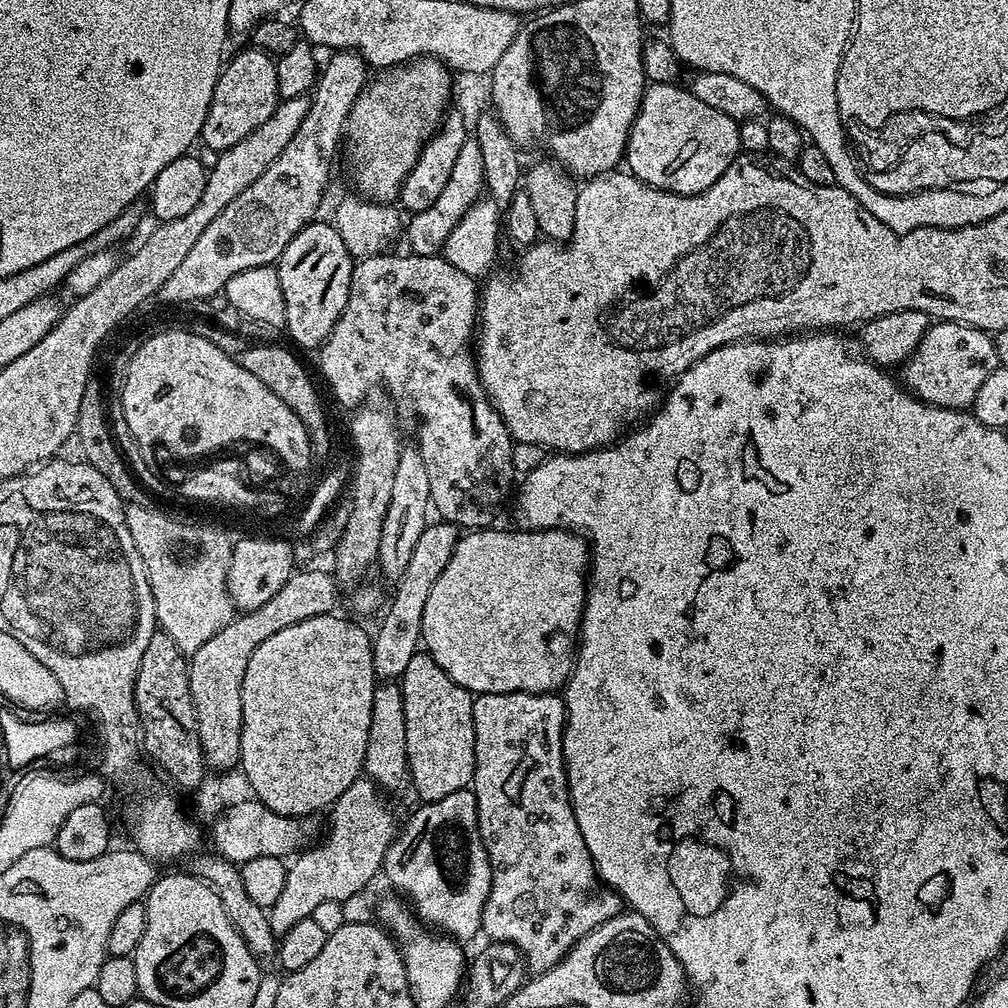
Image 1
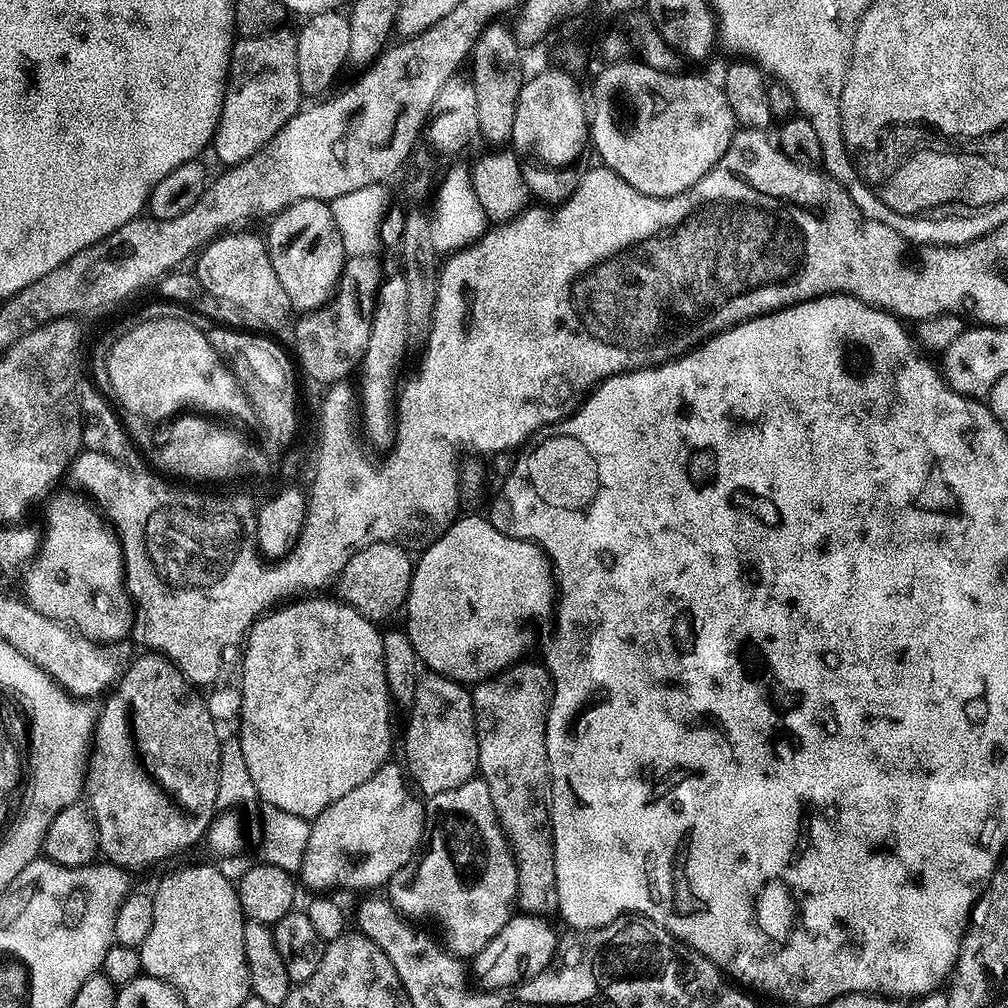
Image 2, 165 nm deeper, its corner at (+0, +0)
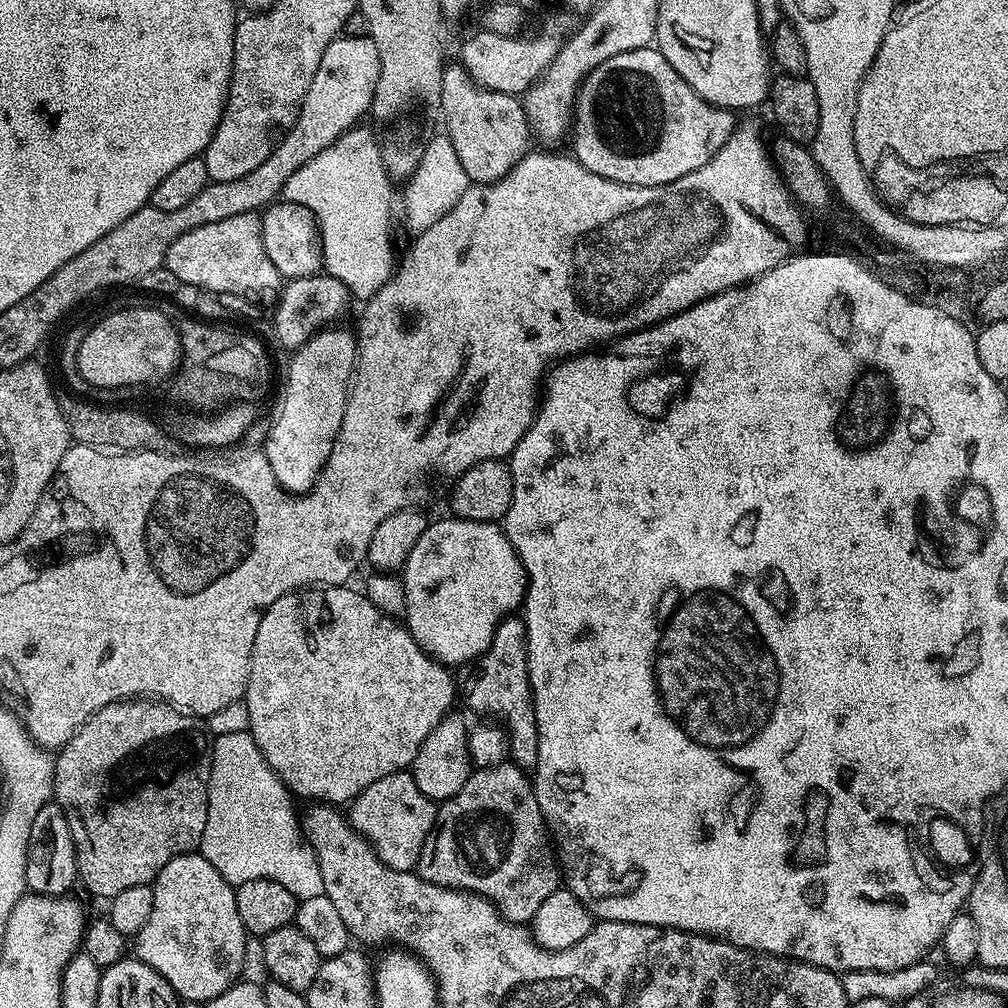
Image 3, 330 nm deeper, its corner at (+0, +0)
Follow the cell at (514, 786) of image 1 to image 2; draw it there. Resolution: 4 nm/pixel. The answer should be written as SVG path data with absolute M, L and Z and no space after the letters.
M529 658L521 659L509 668L503 668L497 676L481 680L471 689L472 709L478 734L479 775L490 786L500 825L512 845L518 866L520 891L518 904L528 914L548 914L556 908L556 875L554 874L554 846L552 826L548 819L548 755L546 754L546 722L548 708L552 704L552 679L543 663L536 664Z

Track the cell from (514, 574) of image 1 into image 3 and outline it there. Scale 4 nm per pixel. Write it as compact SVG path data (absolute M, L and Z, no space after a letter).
M433 519L418 542L414 542L414 550L410 550L410 558L402 569L406 590L403 619L414 642L418 642L426 655L445 666L468 666L488 649L496 627L523 605L528 577L524 575L522 562L499 523L451 519Z

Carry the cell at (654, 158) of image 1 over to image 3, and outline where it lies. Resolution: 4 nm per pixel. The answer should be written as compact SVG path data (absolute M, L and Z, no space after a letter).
M649 46L614 54L614 58L602 62L580 85L574 109L574 158L586 170L614 182L634 186L669 184L690 174L690 170L698 170L698 166L706 166L722 150L738 123L737 117L732 116L735 115L729 109L703 100L680 77L678 70L666 62L659 48Z

